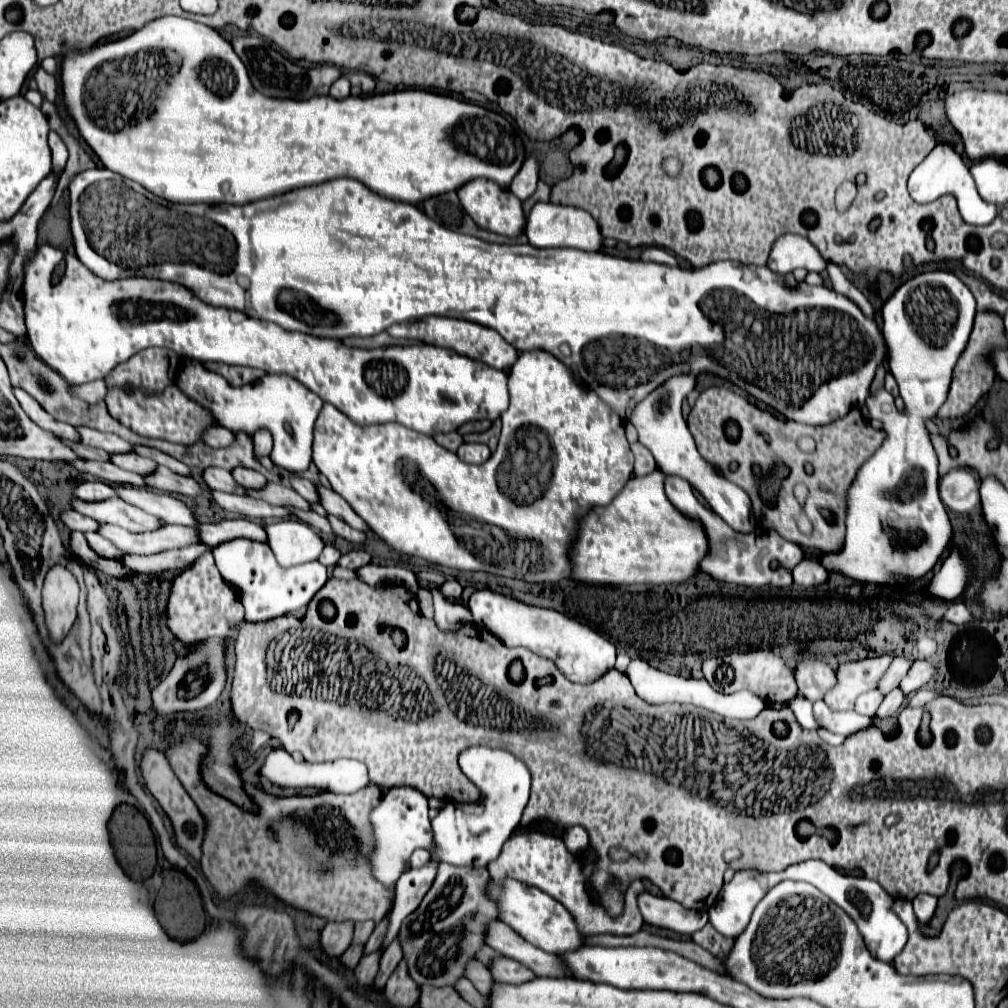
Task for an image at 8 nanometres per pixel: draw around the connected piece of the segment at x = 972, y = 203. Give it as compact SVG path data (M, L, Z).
M936 146L924 158L924 162L914 168L914 172L910 174L910 180L908 180L908 192L918 204L930 204L944 194L954 194L956 200L958 200L958 208L960 208L960 214L962 214L964 222L974 224L974 226L990 224L996 216L996 206L980 198L980 194L976 190L976 184L974 184L970 172L968 172L968 166L954 152L952 146Z

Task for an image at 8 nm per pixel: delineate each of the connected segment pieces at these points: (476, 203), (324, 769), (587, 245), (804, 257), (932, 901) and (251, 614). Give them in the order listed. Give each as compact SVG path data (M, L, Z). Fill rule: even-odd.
M474 178L458 188L458 198L462 200L462 208L470 212L470 218L484 230L490 230L494 234L502 234L508 238L518 238L524 234L526 228L526 216L522 210L522 202L500 184L486 180L486 178Z
M274 748L262 768L260 776L268 778L272 784L282 786L282 788L318 788L318 790L332 790L332 792L356 792L364 786L368 786L368 774L366 766L356 760L334 760L328 764L308 764L308 762L294 762L294 758L284 750L284 748Z
M538 202L533 206L528 214L526 236L534 248L578 248L588 252L602 252L604 248L600 224L594 220L590 212L552 202Z
M782 234L774 242L772 254L768 258L768 268L780 276L790 274L796 268L824 272L826 266L828 262L822 258L818 248L808 238L798 234Z
M920 894L912 900L914 904L914 914L916 918L922 922L922 924L928 924L934 916L934 910L936 910L936 902L938 898L936 896L930 896L930 894Z
M234 538L214 546L212 554L222 578L240 590L248 622L266 622L308 606L312 596L328 580L328 570L320 562L306 562L282 568L274 560L274 552L270 552L270 546L266 542Z

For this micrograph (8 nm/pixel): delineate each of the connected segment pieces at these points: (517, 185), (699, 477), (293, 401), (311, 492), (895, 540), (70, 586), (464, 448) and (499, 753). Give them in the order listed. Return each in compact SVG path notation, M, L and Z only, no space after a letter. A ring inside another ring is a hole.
M530 156L530 158L522 164L520 172L514 176L514 180L512 180L512 184L510 184L510 190L512 190L520 200L526 200L528 196L534 194L536 182L538 182L538 164L536 164L536 160Z
M678 374L666 380L664 384L658 386L658 390L650 392L642 402L636 404L634 412L630 414L630 422L638 430L640 442L654 454L656 464L660 466L662 472L666 474L676 474L692 484L708 506L736 532L752 532L752 502L750 496L736 484L728 482L724 476L716 474L716 470L700 456L694 444L694 436L688 430L686 420L682 418L682 400L688 396L690 390L696 386L696 376L694 374Z
M186 359L178 371L176 384L186 396L206 408L218 424L232 430L234 434L244 432L246 436L252 436L262 428L272 432L274 448L270 452L270 460L276 466L290 472L304 472L312 464L314 424L324 402L296 378L288 374L266 374L262 380L256 380L256 384L234 388L222 376L208 372L200 362ZM286 426L290 426L292 432L288 432Z
M292 476L292 488L302 496L306 498L308 502L318 502L318 492L316 492L316 486L306 480L306 478L298 478L298 476Z
M886 526L886 534L888 534L892 546L898 548L898 550L918 548L922 542L926 542L926 534L924 532L906 532L906 534L902 534L898 528Z
M54 566L46 576L42 596L48 636L50 640L62 640L76 620L78 582L64 566Z
M462 444L458 456L468 464L482 464L490 458L490 448L486 444Z
M472 746L464 750L458 760L462 772L482 790L482 810L464 810L464 804L456 802L450 802L444 810L440 810L440 814L432 820L432 852L440 862L480 868L488 866L500 856L504 842L516 830L530 794L530 772L526 764L510 752L484 746Z

